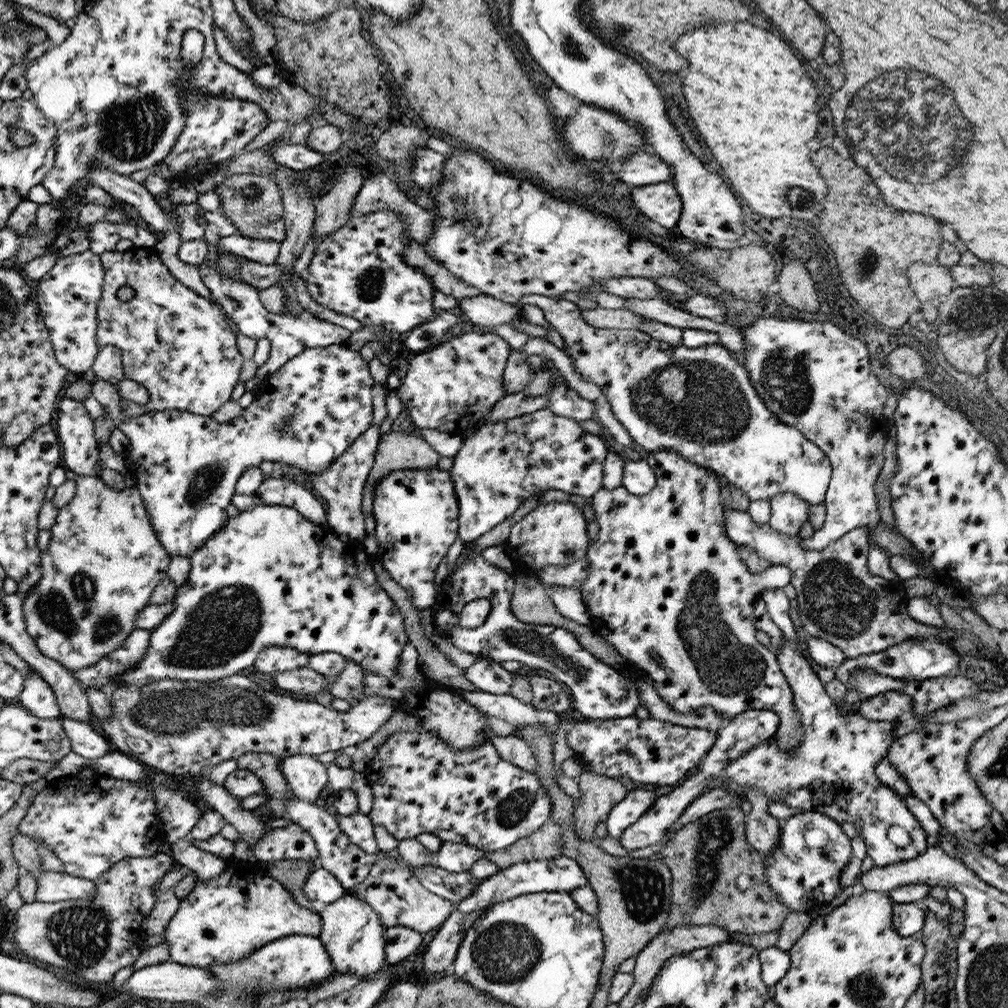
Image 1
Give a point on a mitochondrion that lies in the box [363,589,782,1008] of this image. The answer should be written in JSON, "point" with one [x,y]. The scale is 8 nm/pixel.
{"point":[505,952]}

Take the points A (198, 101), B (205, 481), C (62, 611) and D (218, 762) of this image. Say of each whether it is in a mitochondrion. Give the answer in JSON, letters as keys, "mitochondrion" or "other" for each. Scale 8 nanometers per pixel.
{"A":"mitochondrion","B":"mitochondrion","C":"mitochondrion","D":"other"}

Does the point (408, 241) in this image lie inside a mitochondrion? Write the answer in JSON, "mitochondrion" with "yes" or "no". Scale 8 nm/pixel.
{"mitochondrion":"no"}

